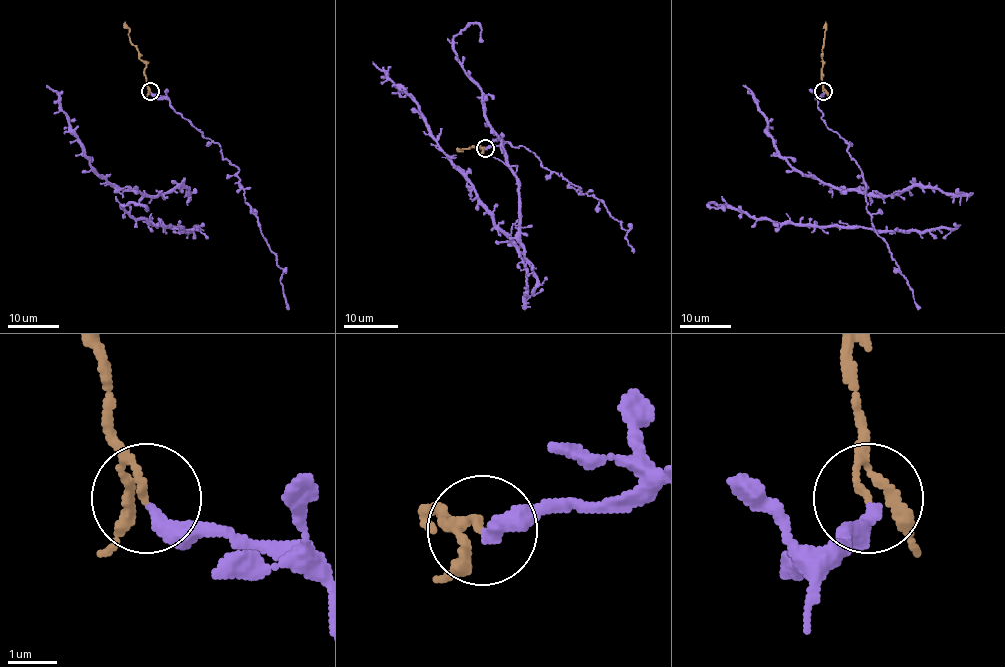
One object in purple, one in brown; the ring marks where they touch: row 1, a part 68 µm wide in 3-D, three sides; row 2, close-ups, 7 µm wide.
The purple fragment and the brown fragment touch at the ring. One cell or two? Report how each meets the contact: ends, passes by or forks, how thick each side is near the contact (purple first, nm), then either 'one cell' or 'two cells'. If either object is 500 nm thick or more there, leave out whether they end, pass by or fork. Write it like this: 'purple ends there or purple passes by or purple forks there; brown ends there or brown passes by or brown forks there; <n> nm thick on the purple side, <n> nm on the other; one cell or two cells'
purple ends there; brown passes by; 320 nm thick on the purple side, 90 nm on the other; one cell

